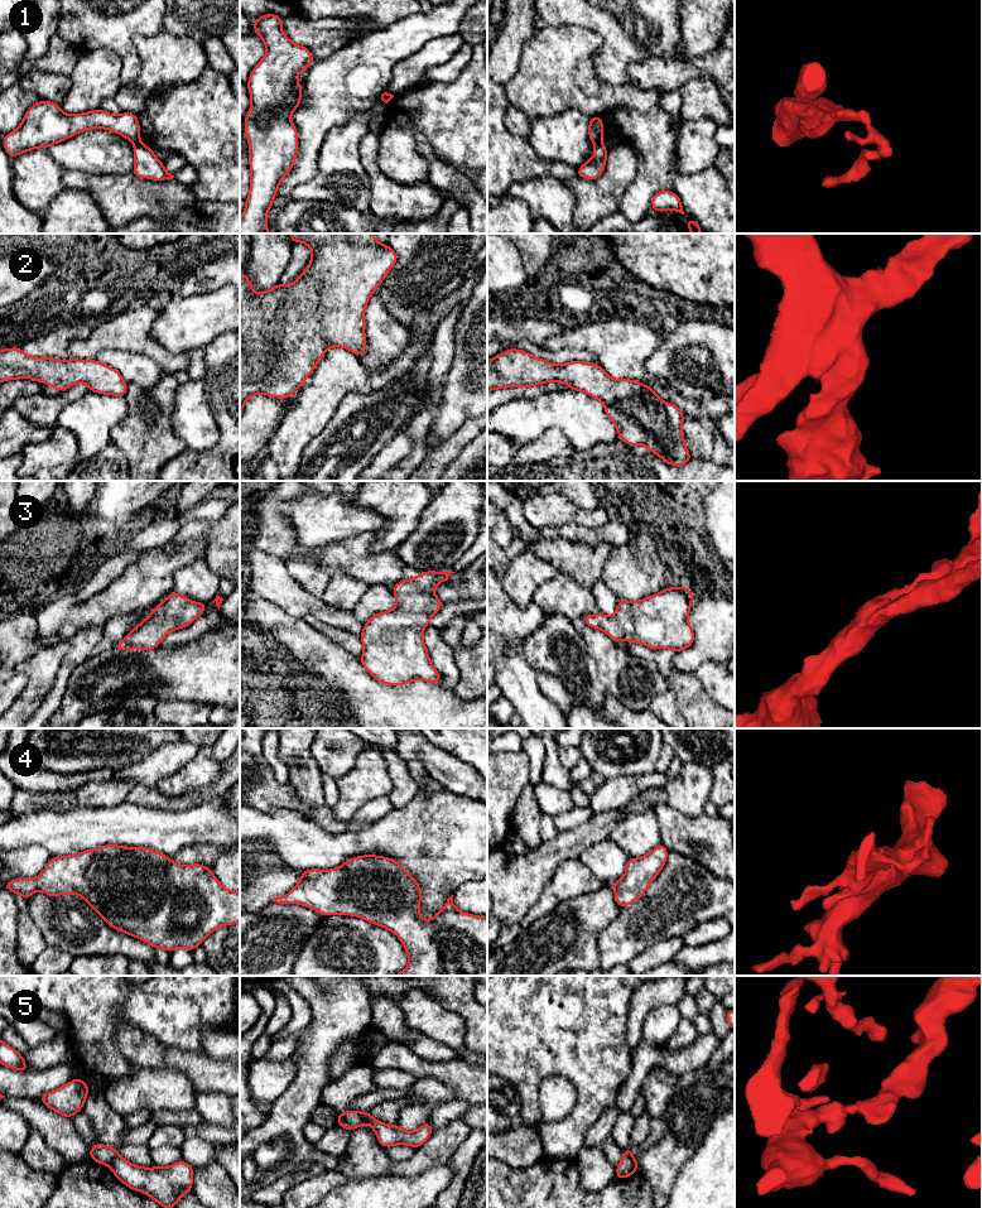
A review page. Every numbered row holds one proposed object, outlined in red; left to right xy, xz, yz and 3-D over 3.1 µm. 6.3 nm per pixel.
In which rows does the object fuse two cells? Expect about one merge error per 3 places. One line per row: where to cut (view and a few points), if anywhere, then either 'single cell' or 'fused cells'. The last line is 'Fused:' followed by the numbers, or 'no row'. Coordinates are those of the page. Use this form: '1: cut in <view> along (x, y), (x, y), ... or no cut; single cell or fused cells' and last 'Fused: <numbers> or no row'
1: cut in xy along (139, 142), (134, 144); fused cells
2: no cut; single cell
3: no cut; single cell
4: no cut; single cell
5: cut in xy along (118, 1155), (109, 1165); fused cells
Fused: 1, 5

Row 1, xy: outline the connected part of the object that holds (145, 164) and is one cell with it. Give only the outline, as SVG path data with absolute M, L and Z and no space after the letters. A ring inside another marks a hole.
M143 143L134 144L134 169L131 173L143 179L168 181L174 178L165 170L163 162L154 155L153 149Z

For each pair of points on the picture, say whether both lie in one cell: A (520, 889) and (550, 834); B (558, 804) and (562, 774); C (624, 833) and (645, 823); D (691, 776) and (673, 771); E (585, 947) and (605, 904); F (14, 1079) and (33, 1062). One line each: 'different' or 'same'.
A: different
B: different
C: same
D: different
E: same
F: different

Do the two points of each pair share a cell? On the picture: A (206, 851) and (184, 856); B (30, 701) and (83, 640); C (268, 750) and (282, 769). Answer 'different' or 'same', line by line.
A: same
B: different
C: same

